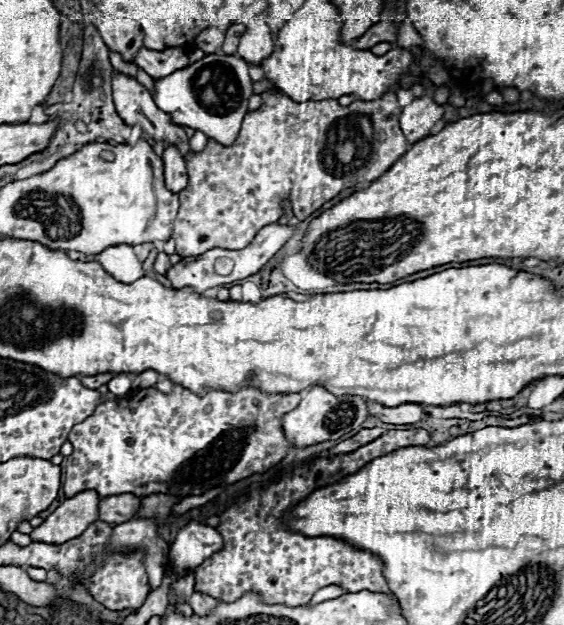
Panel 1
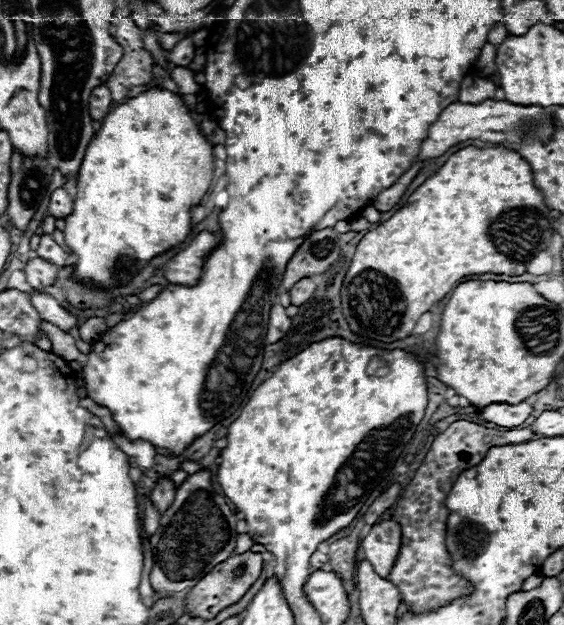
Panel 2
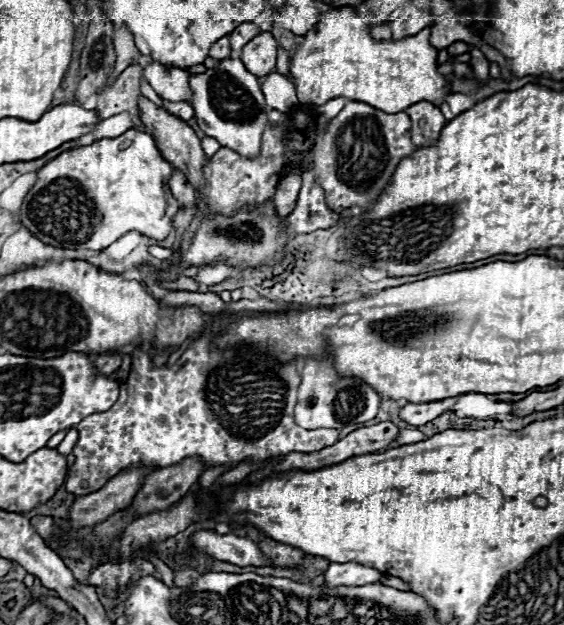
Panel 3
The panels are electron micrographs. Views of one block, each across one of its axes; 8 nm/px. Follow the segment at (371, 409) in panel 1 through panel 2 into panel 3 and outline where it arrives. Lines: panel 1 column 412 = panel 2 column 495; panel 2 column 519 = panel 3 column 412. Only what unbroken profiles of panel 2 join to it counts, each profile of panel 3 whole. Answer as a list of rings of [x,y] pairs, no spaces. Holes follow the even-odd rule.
[[[446,398],[440,402],[422,402],[422,404],[406,404],[400,408],[400,418],[412,426],[424,426],[426,422],[434,420],[436,416],[450,410],[456,398]]]

